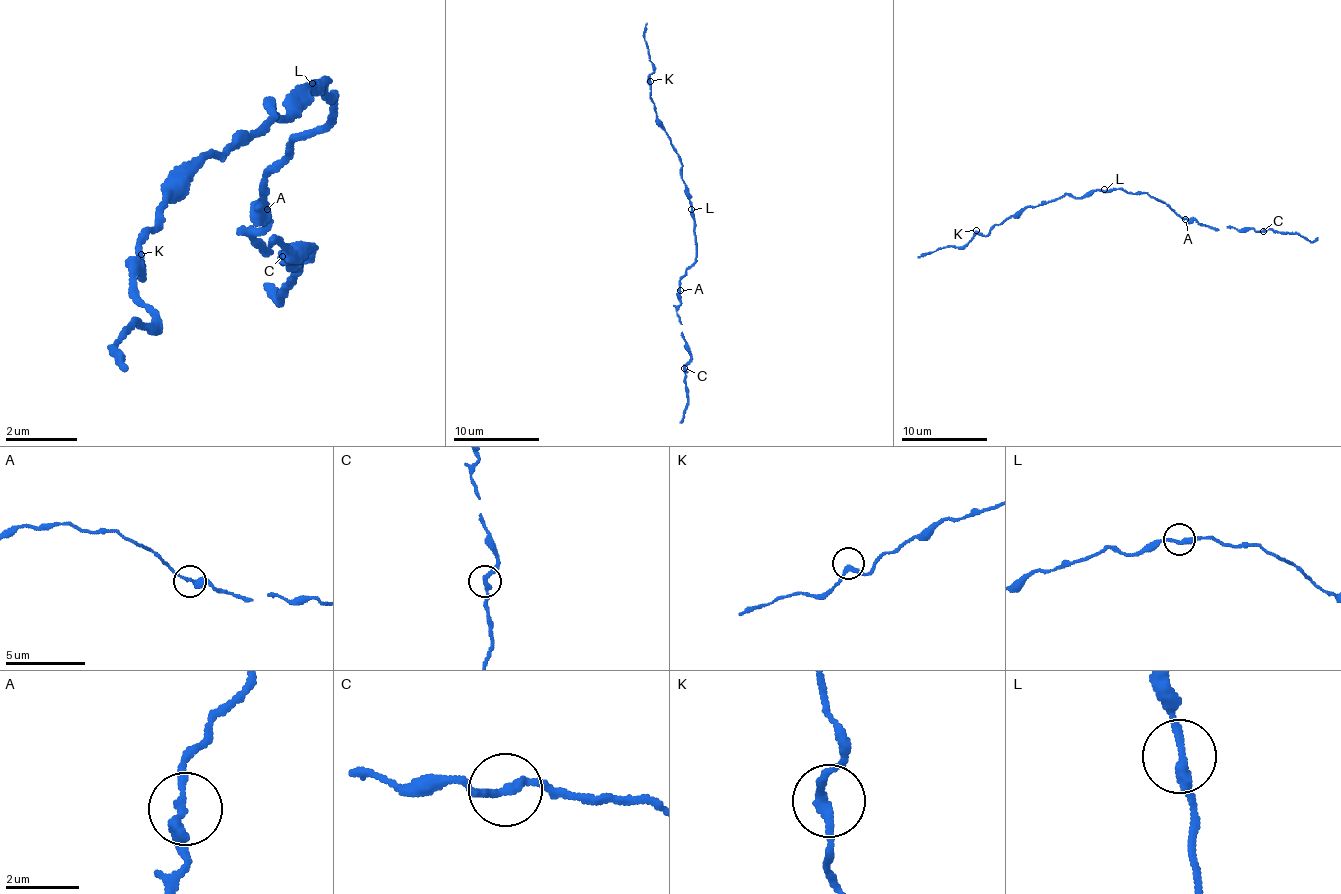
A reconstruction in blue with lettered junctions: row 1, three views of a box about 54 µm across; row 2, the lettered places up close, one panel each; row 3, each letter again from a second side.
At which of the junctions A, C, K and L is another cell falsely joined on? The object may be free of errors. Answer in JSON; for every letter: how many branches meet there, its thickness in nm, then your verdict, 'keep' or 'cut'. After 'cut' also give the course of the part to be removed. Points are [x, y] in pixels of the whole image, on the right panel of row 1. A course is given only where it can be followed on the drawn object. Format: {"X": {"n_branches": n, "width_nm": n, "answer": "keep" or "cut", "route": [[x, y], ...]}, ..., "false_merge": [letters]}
{"A": {"n_branches": 2, "width_nm": 280, "answer": "keep"}, "C": {"n_branches": 2, "width_nm": 240, "answer": "keep"}, "K": {"n_branches": 2, "width_nm": 240, "answer": "keep"}, "L": {"n_branches": 2, "width_nm": 260, "answer": "keep"}, "false_merge": []}

